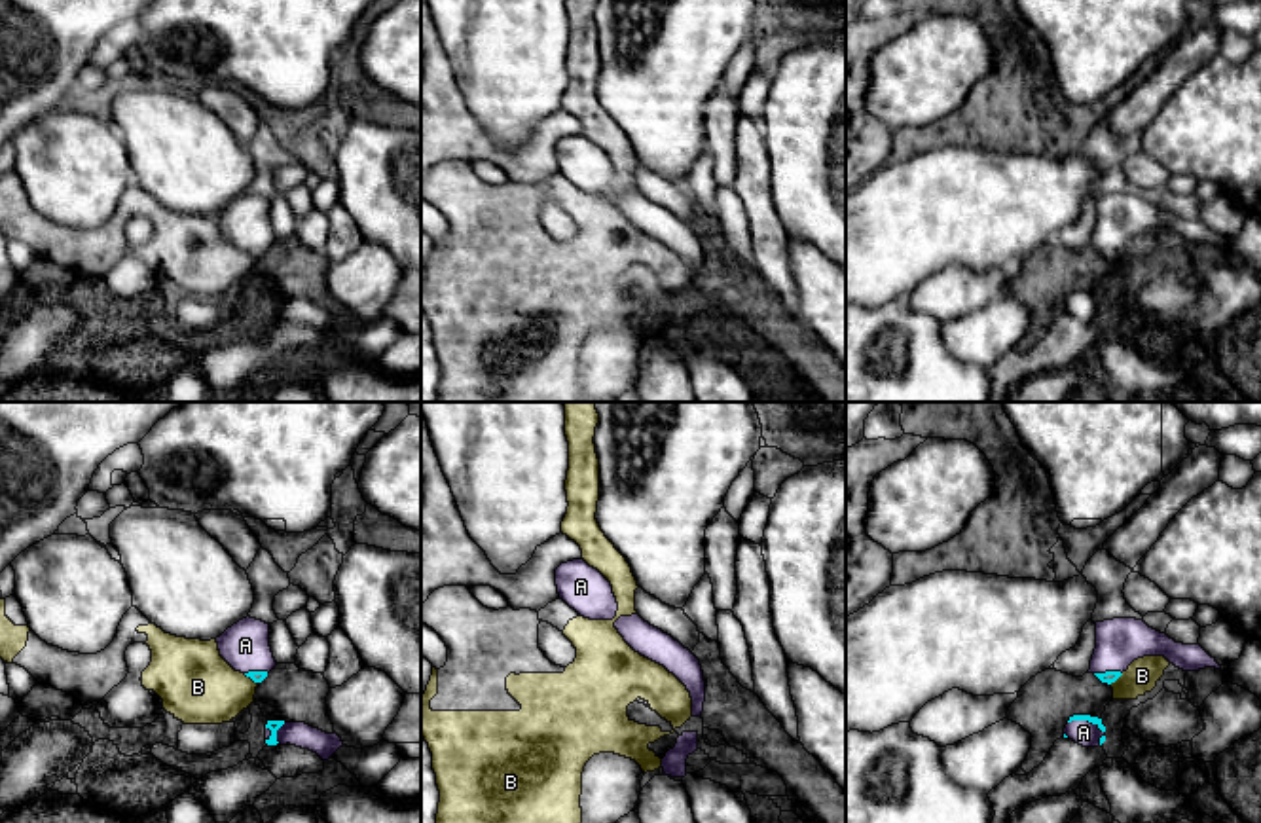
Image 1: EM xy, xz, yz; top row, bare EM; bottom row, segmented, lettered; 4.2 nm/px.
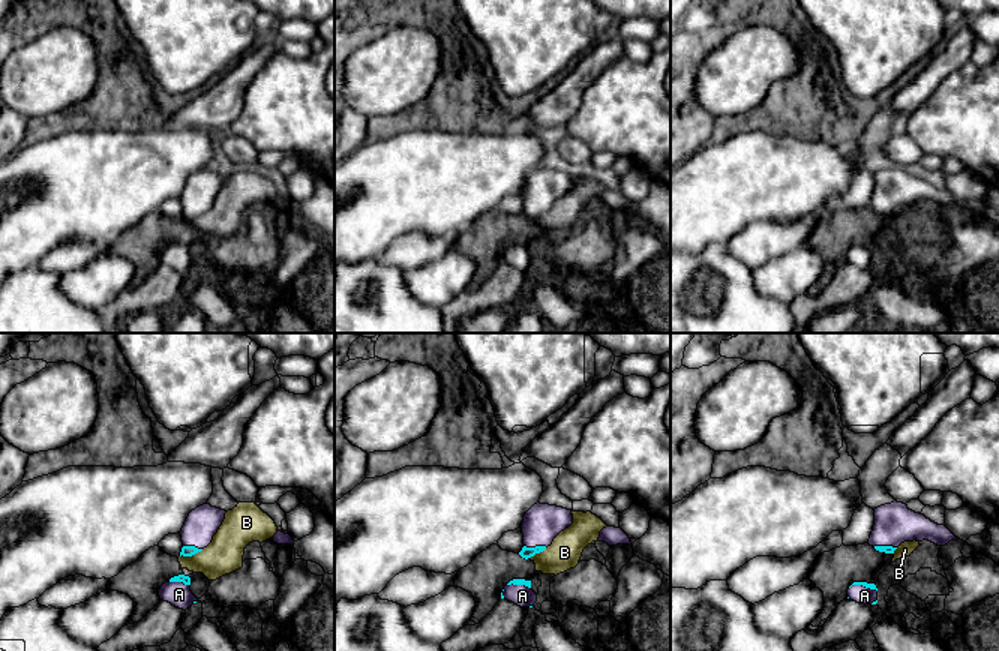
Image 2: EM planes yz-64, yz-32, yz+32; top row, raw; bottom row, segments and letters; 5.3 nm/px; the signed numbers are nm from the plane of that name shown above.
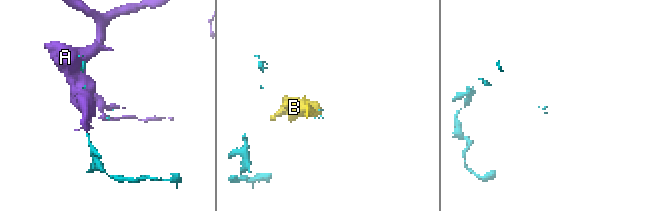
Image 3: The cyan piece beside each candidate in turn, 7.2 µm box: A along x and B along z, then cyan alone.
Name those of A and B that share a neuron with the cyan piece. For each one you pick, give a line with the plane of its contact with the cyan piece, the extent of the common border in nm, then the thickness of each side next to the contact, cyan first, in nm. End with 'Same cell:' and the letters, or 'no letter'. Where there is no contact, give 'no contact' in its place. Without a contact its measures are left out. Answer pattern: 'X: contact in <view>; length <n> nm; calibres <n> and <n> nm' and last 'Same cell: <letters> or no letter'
A: contact in yz; length 170 nm; calibres 30 and 110 nm
Same cell: A

